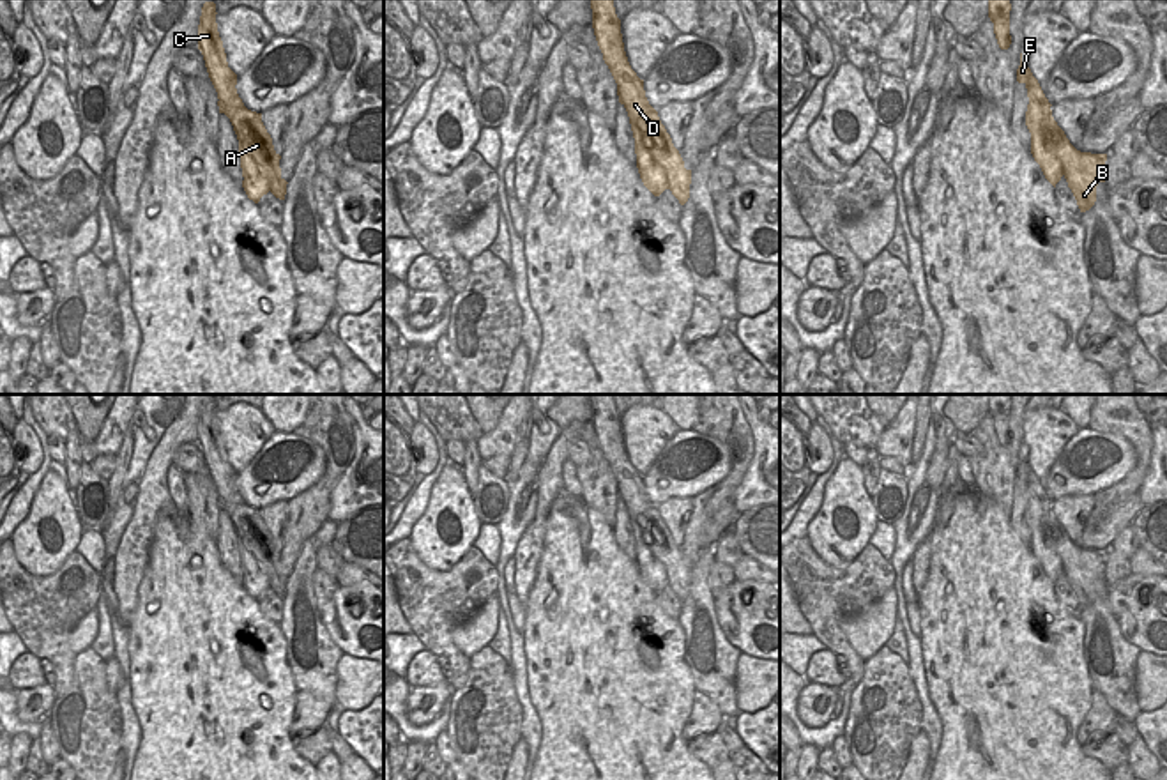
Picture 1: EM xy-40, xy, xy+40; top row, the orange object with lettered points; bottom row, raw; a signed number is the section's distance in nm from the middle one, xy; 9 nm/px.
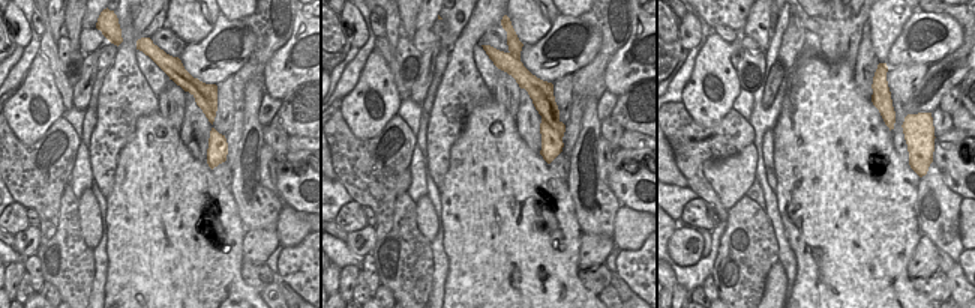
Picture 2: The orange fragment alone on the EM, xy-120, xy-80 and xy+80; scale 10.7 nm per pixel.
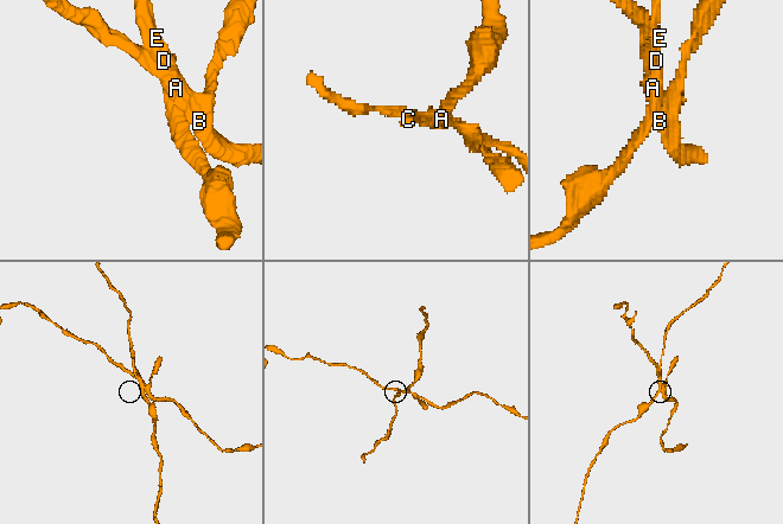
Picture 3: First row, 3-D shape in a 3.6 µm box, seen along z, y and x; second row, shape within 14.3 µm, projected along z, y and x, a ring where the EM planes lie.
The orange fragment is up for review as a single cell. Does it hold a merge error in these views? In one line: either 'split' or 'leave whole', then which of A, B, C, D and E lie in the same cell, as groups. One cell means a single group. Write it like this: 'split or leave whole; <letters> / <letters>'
split; A B / C D E

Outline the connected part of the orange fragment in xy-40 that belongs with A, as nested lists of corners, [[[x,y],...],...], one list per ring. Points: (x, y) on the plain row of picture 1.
[[[221,495],[217,502],[219,509],[230,515],[239,541],[256,557],[262,571],[271,578],[271,589],[285,596],[288,578],[281,573],[281,552],[274,547],[272,534],[262,518],[262,509],[248,504],[237,506],[225,501]]]

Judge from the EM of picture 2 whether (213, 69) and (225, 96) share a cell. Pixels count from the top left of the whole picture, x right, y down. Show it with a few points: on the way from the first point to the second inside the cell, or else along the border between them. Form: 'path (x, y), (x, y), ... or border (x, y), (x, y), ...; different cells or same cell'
border (231, 74), (216, 84); different cells

